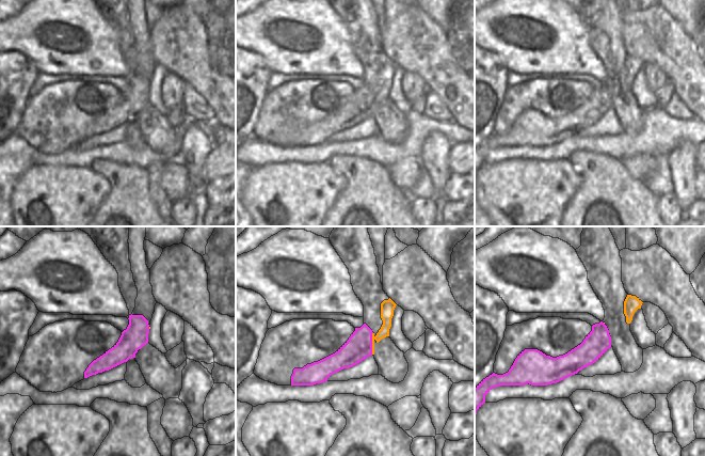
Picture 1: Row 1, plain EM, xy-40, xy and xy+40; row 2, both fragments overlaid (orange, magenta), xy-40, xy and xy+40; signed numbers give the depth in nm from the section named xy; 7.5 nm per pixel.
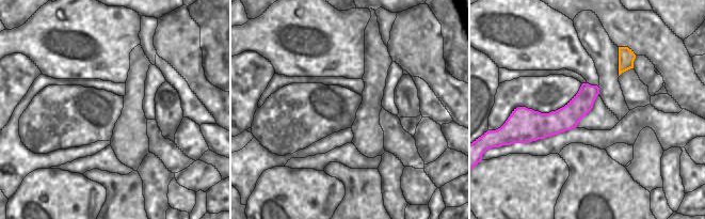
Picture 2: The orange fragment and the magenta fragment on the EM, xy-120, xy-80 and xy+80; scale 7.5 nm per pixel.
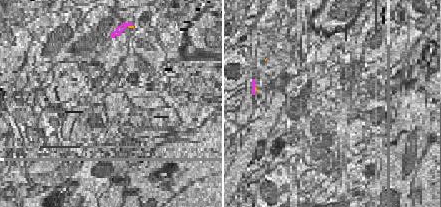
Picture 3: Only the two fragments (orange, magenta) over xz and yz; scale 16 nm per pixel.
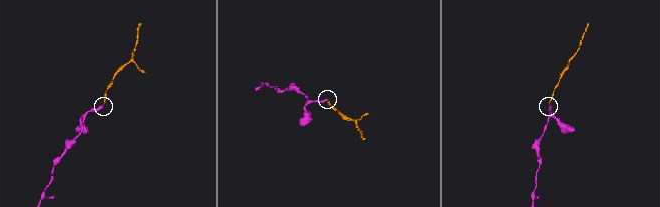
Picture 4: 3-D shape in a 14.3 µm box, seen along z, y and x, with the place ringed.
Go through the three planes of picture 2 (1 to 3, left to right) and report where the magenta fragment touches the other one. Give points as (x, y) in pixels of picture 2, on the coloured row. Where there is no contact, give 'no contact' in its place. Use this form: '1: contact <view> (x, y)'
1: no contact
2: no contact
3: no contact

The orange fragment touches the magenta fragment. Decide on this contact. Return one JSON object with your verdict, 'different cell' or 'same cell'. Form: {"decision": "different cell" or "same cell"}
{"decision": "same cell"}

